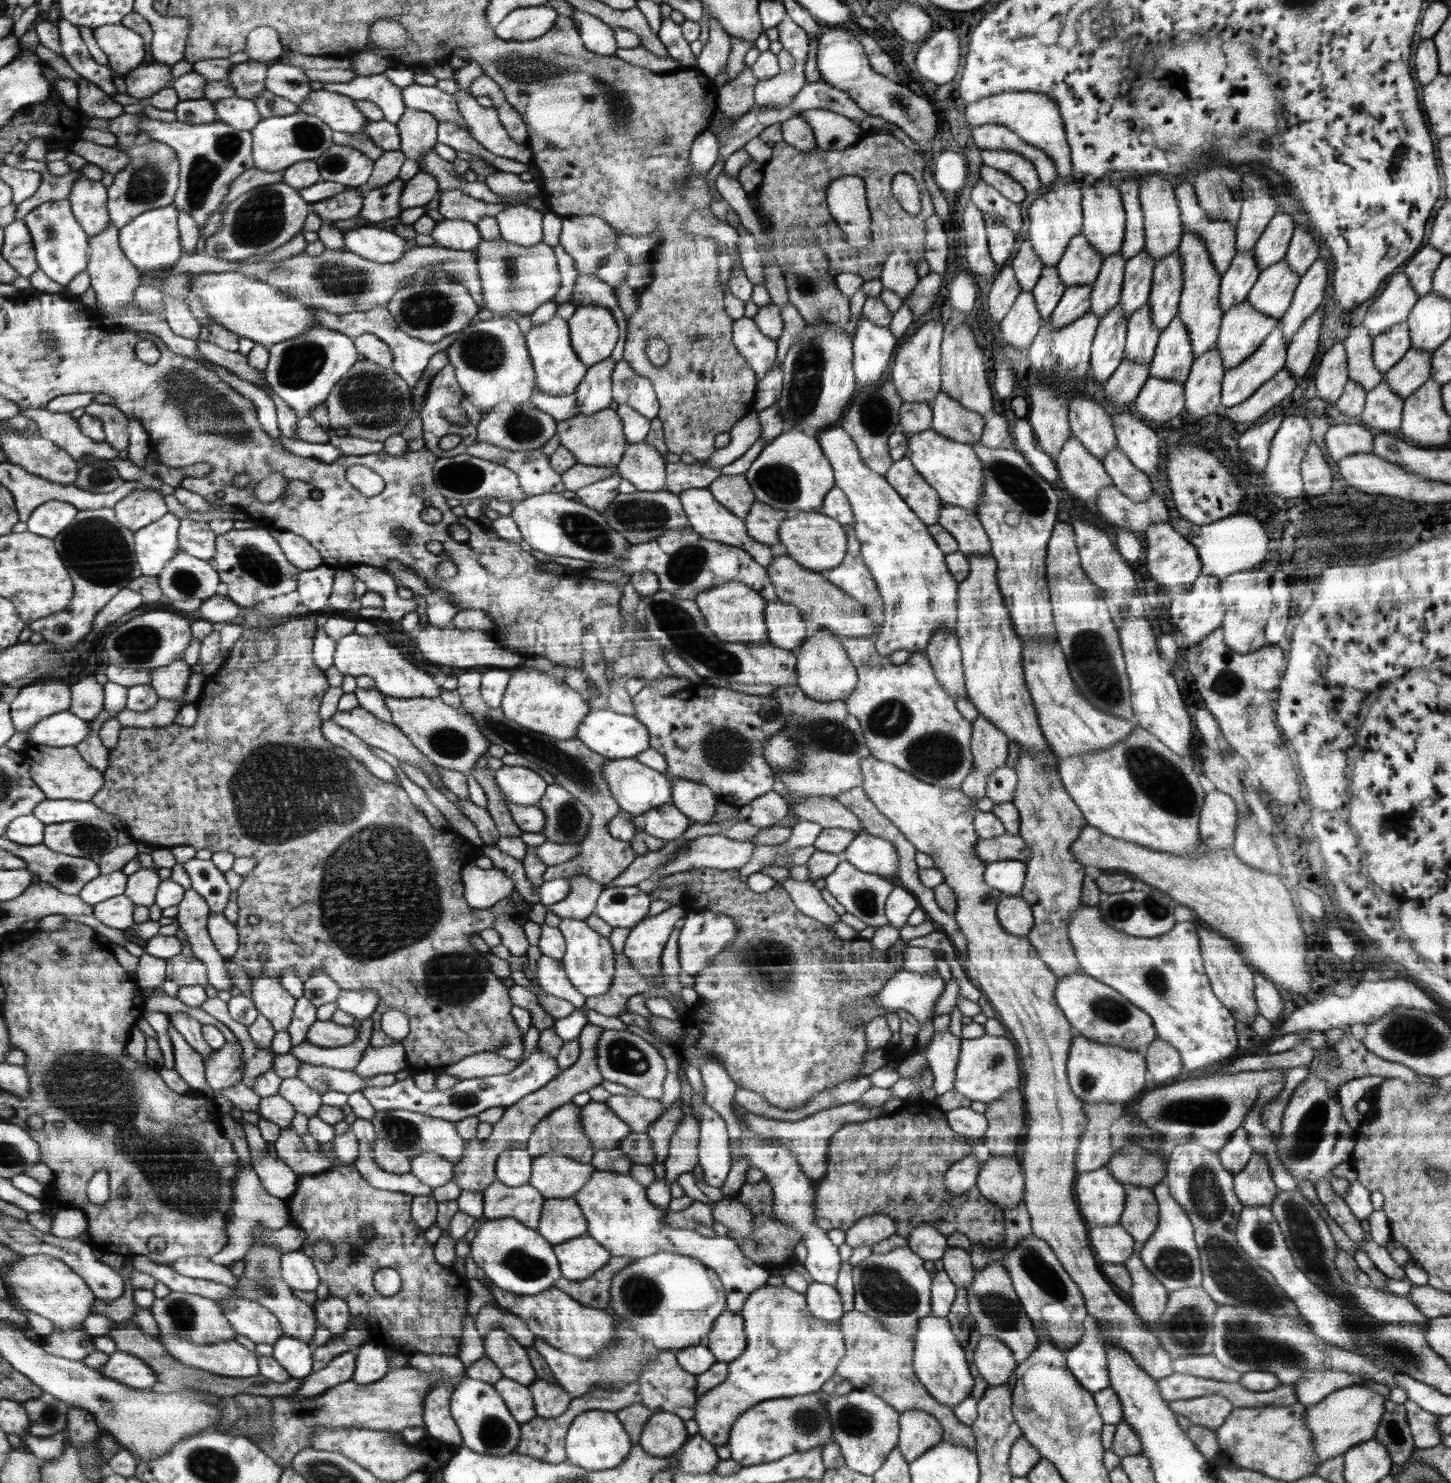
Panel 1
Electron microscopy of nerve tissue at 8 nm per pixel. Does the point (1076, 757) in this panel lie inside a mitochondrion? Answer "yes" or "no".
no

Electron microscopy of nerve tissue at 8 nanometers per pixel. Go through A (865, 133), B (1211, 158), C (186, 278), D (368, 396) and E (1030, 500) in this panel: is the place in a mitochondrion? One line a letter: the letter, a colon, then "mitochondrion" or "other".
A: other
B: other
C: other
D: mitochondrion
E: mitochondrion

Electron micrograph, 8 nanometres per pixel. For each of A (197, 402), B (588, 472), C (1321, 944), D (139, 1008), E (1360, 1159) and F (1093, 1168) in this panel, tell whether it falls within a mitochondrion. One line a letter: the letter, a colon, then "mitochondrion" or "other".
A: mitochondrion
B: other
C: other
D: other
E: other
F: other

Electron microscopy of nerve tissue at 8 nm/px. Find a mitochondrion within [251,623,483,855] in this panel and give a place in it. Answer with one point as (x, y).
(449, 743)

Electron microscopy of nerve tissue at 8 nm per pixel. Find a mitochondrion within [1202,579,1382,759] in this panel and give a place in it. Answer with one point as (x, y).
(1232, 684)

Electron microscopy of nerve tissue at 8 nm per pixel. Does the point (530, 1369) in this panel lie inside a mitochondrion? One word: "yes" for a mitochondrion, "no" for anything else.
no

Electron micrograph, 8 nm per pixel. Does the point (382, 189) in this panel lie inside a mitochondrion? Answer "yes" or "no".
no

